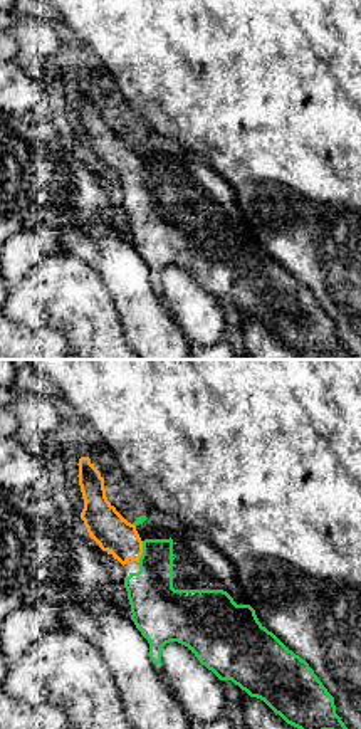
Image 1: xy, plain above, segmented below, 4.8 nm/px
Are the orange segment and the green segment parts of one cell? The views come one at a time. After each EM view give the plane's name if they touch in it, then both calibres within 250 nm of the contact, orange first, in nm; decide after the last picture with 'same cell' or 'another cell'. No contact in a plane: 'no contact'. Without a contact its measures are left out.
xy | 180/240 nm

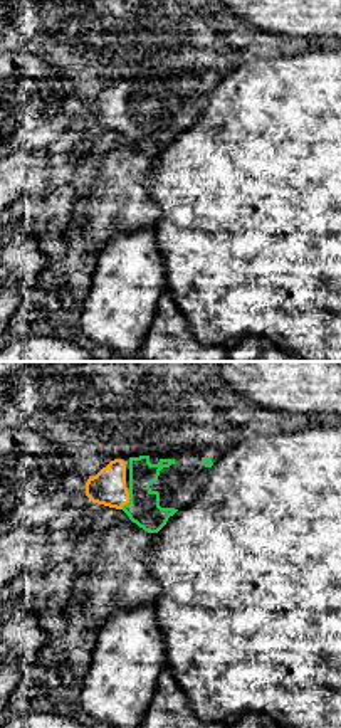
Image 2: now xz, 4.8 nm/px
xz | 170/160 nm

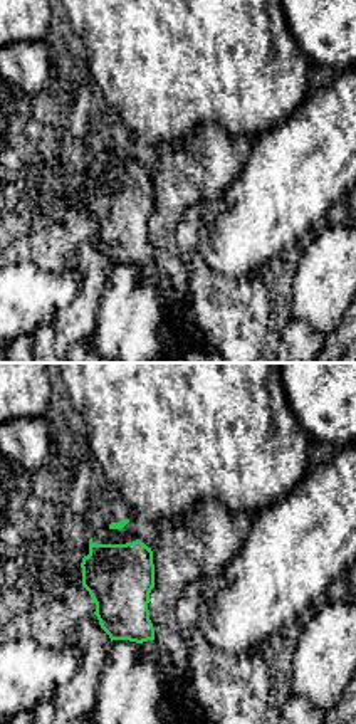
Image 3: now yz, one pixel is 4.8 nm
no contact

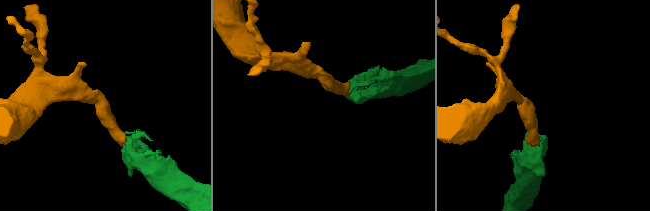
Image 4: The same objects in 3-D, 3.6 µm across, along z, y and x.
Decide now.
same cell

